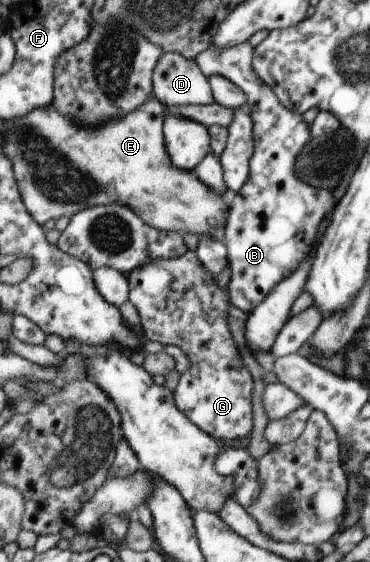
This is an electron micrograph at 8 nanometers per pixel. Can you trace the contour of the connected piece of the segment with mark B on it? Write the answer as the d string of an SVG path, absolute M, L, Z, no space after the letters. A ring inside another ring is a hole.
M245 41L240 45L215 48L208 46L199 56L194 58L197 66L206 76L222 76L237 85L247 98L245 106L247 116L251 120L251 136L253 136L253 152L249 158L247 178L234 194L230 195L229 204L231 212L221 239L227 247L228 269L230 278L227 281L227 298L235 308L241 312L249 312L257 304L264 300L284 278L289 277L313 252L316 243L316 232L321 224L325 224L325 218L332 210L335 199L329 190L311 188L309 184L301 182L295 174L295 156L303 150L303 144L312 138L309 132L311 128L303 122L300 114L283 108L271 89L258 79L251 66L253 46Z

